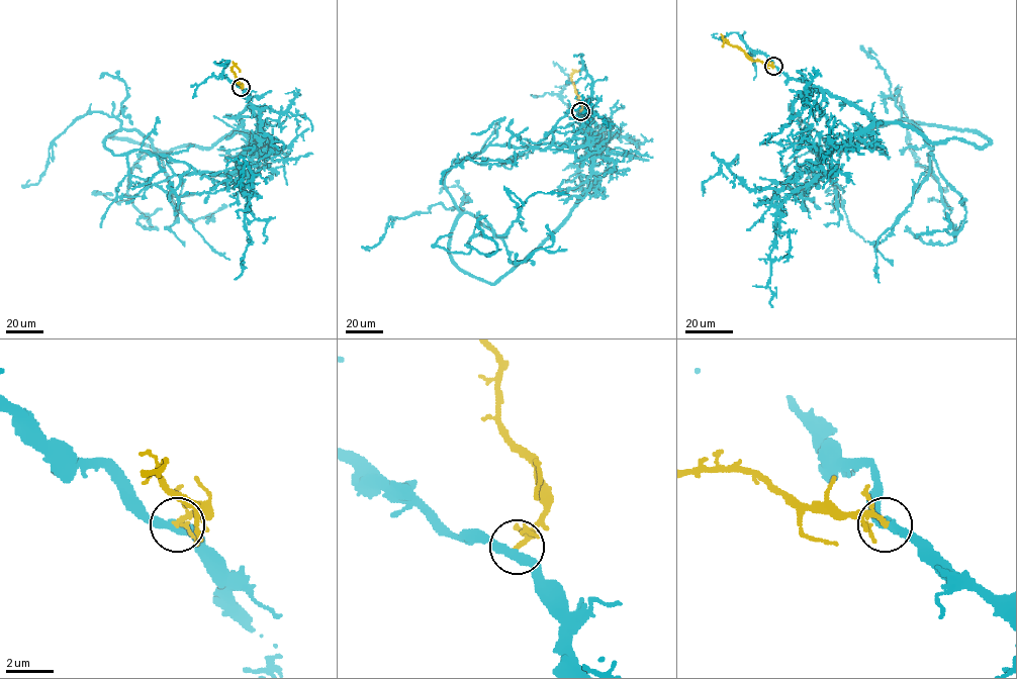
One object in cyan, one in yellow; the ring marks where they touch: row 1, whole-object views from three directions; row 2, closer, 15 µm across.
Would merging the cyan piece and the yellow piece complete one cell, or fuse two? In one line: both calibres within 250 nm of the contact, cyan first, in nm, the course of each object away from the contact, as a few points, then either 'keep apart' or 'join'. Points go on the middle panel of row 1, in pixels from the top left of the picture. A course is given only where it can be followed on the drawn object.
320/130 nm | cyan via (580, 111), (578, 204), (494, 283), (449, 251), (471, 213), (493, 236), (467, 245), (491, 255), (487, 215) | yellow via (580, 111), (582, 106), (571, 78), (579, 70) | join

